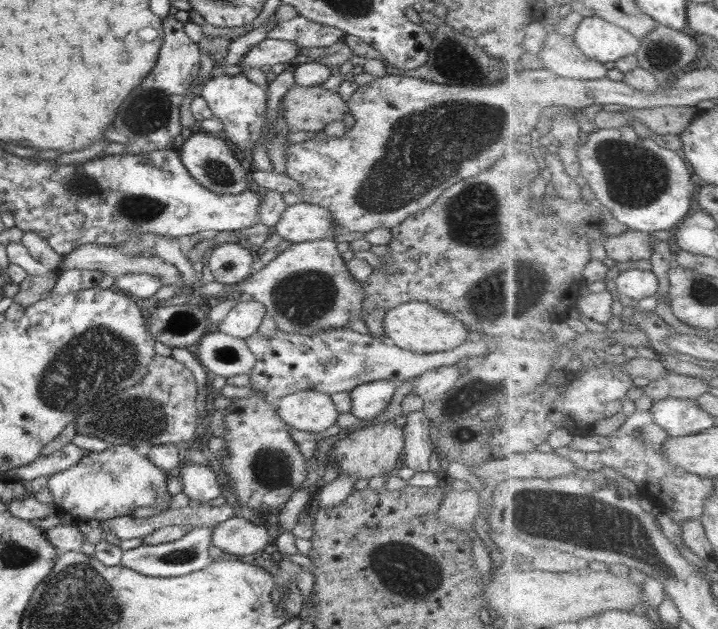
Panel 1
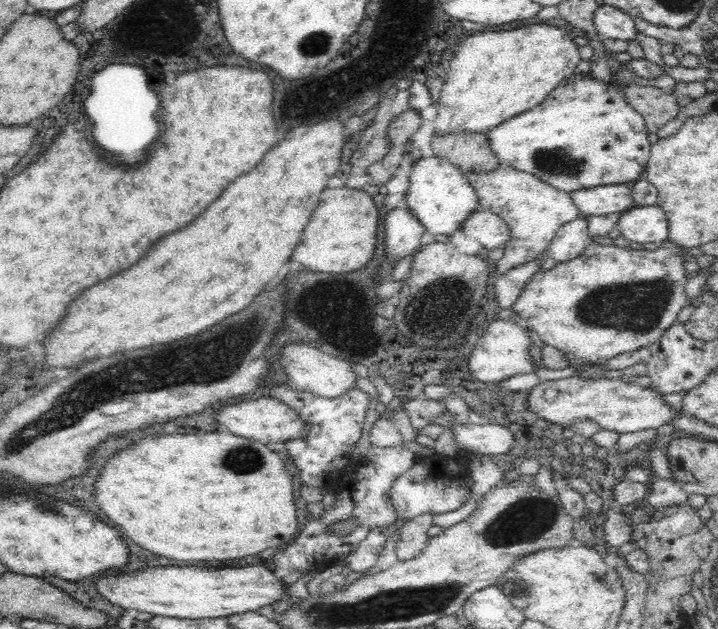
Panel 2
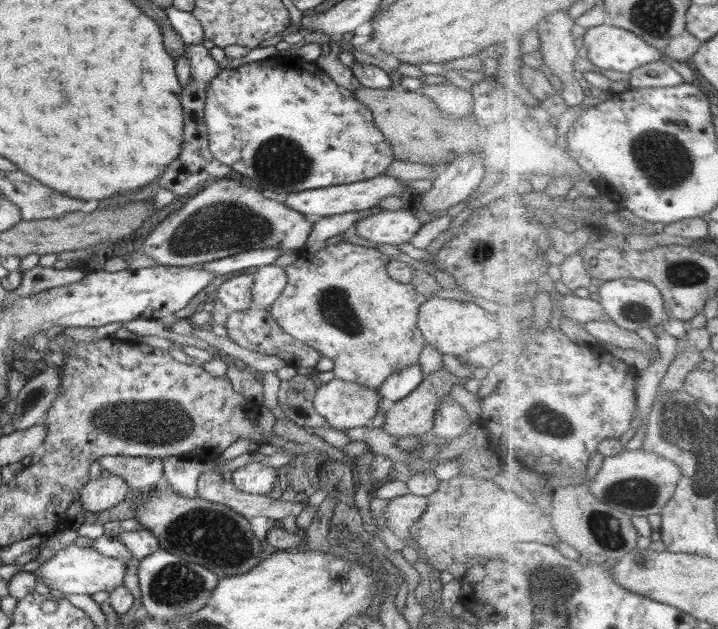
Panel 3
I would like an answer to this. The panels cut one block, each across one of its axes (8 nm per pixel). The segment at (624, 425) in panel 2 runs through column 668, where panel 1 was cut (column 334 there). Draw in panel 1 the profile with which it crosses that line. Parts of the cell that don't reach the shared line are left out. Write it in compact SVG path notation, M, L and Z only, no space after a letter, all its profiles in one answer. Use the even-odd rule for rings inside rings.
M302 390L278 400L277 411L282 420L296 430L322 432L336 424L338 411L326 393Z

